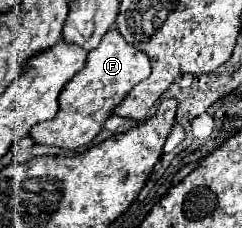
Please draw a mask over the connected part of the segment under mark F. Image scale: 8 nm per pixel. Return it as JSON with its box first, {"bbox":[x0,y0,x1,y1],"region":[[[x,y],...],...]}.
{"bbox":[29,29,151,149],"region":[[[111,29],[101,39],[101,45],[87,55],[87,65],[81,75],[75,75],[59,97],[59,113],[51,121],[43,121],[31,127],[29,135],[41,145],[59,145],[77,149],[91,143],[105,121],[113,115],[113,109],[125,99],[125,95],[151,73],[151,63],[145,51],[129,45],[117,29]]]}

